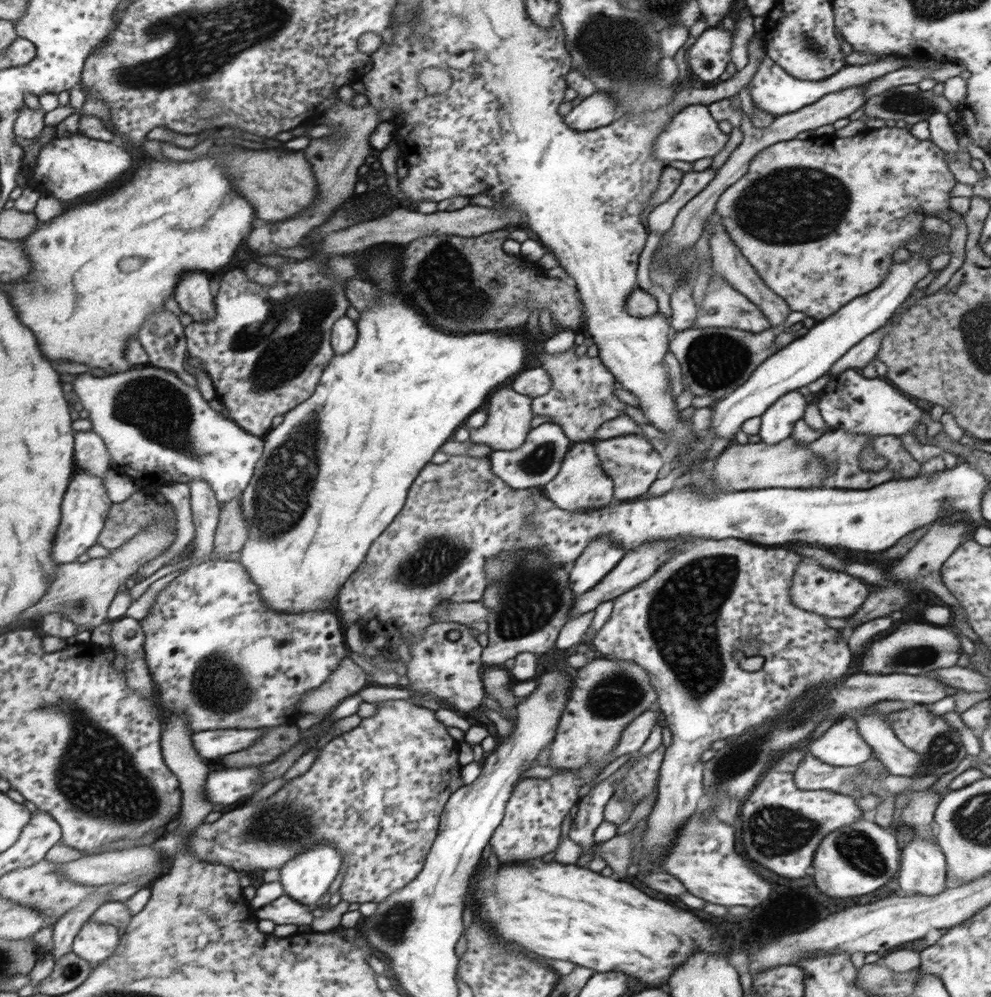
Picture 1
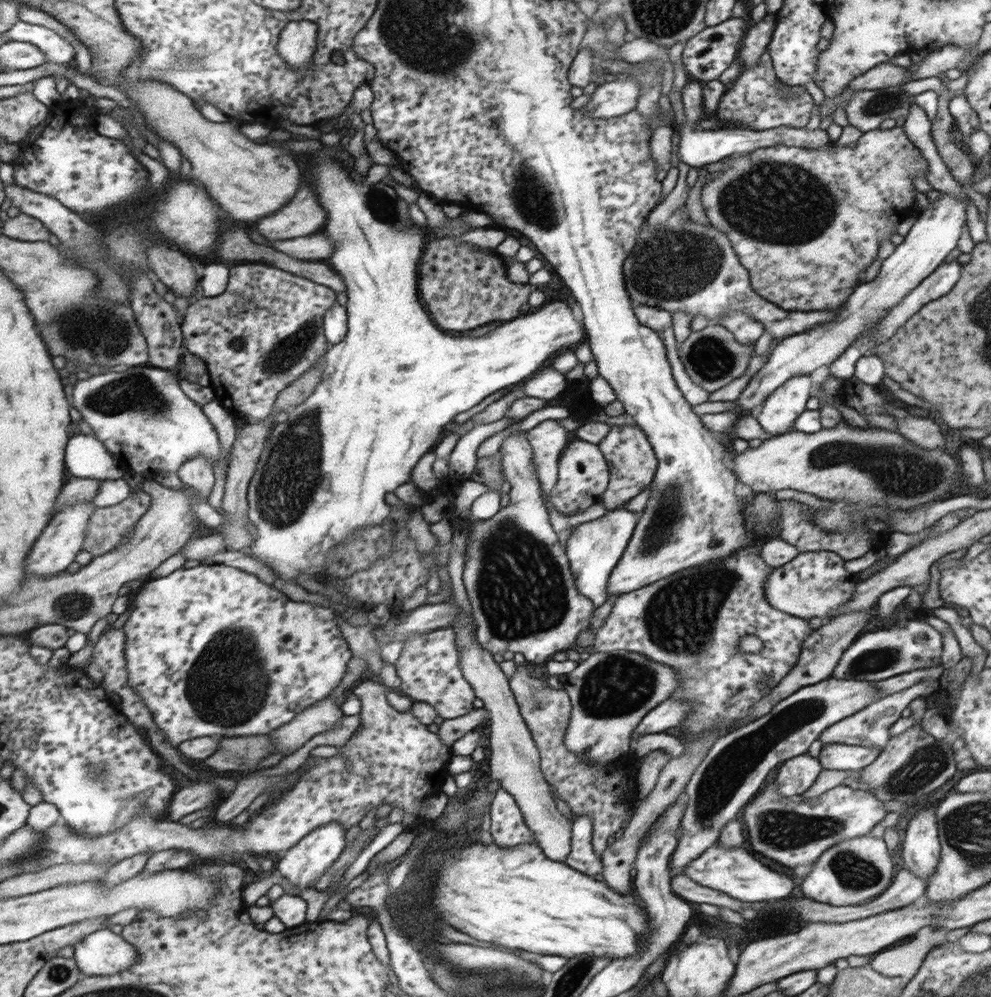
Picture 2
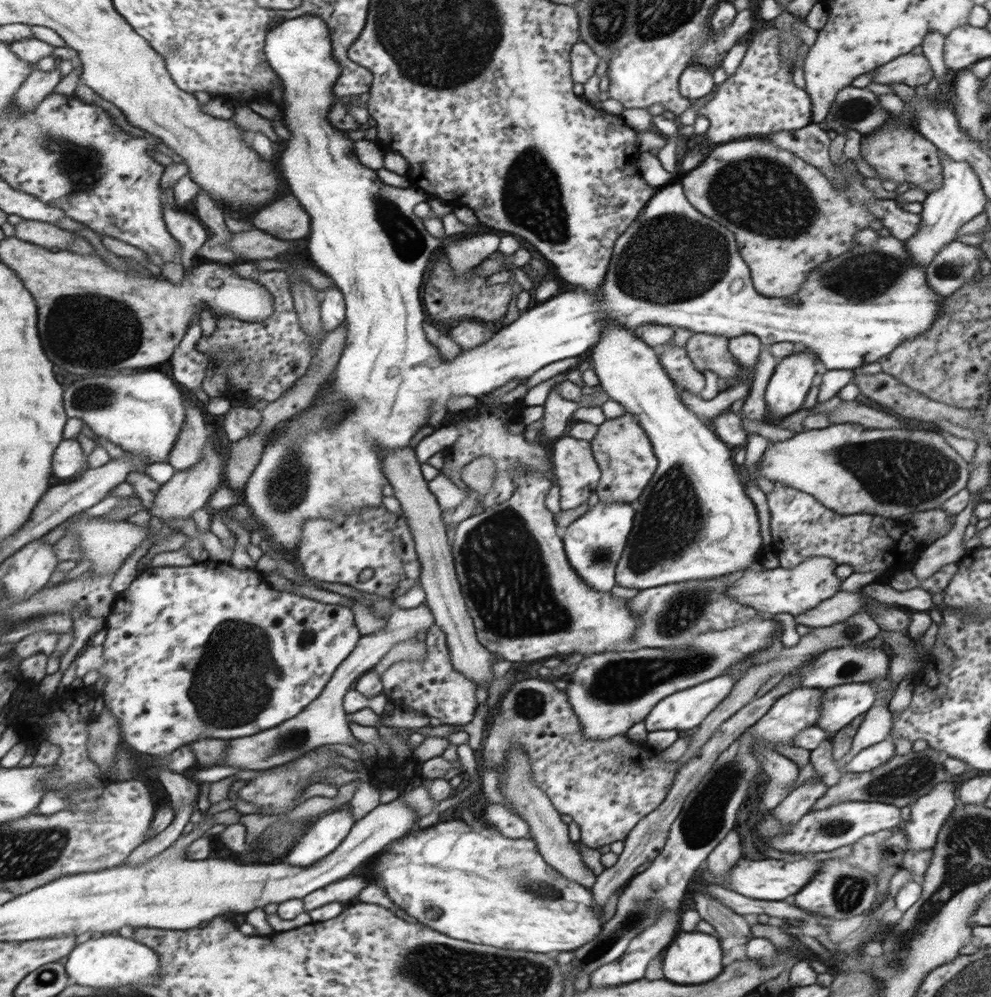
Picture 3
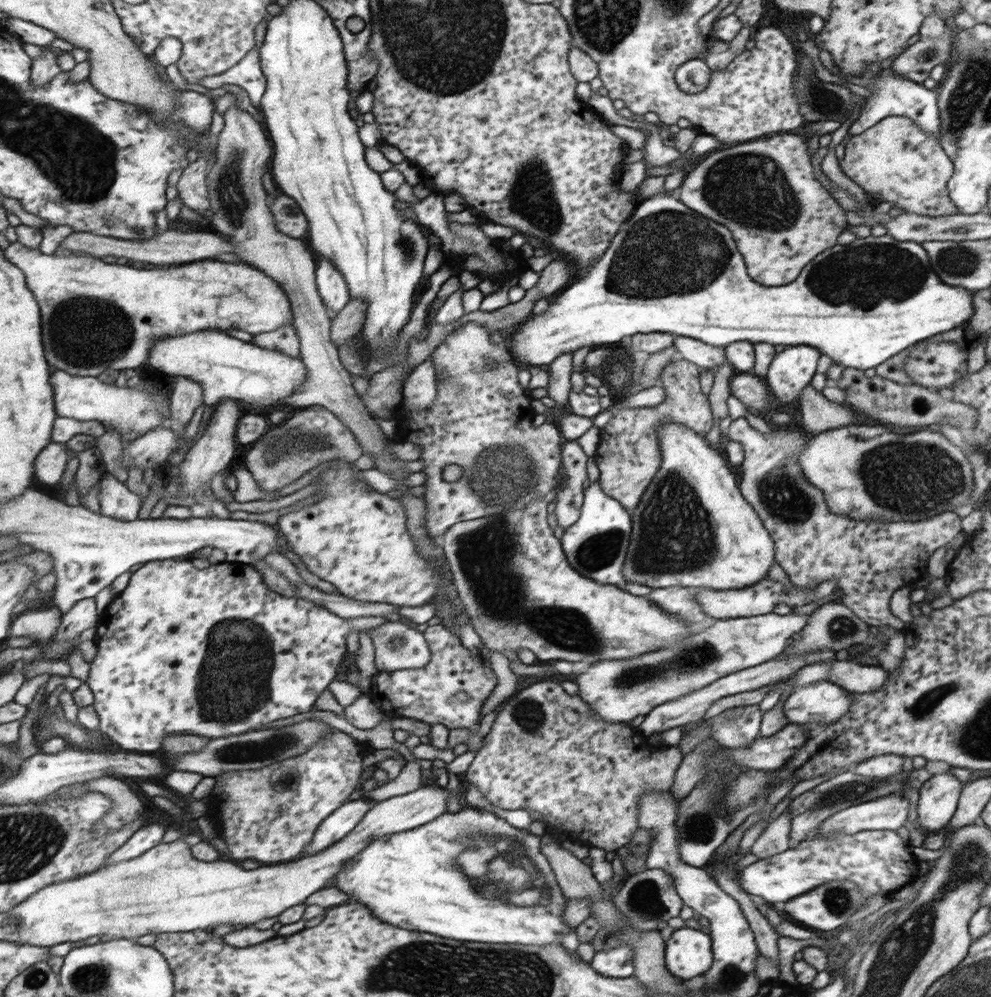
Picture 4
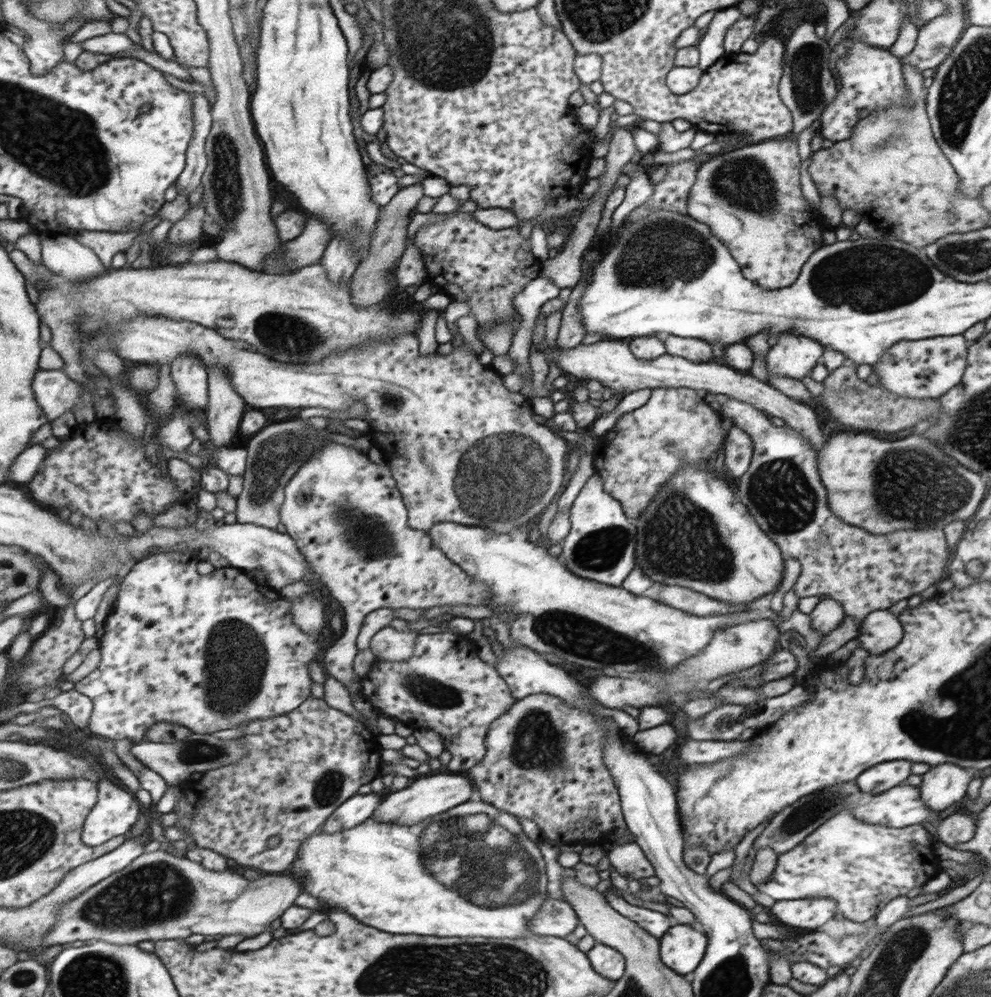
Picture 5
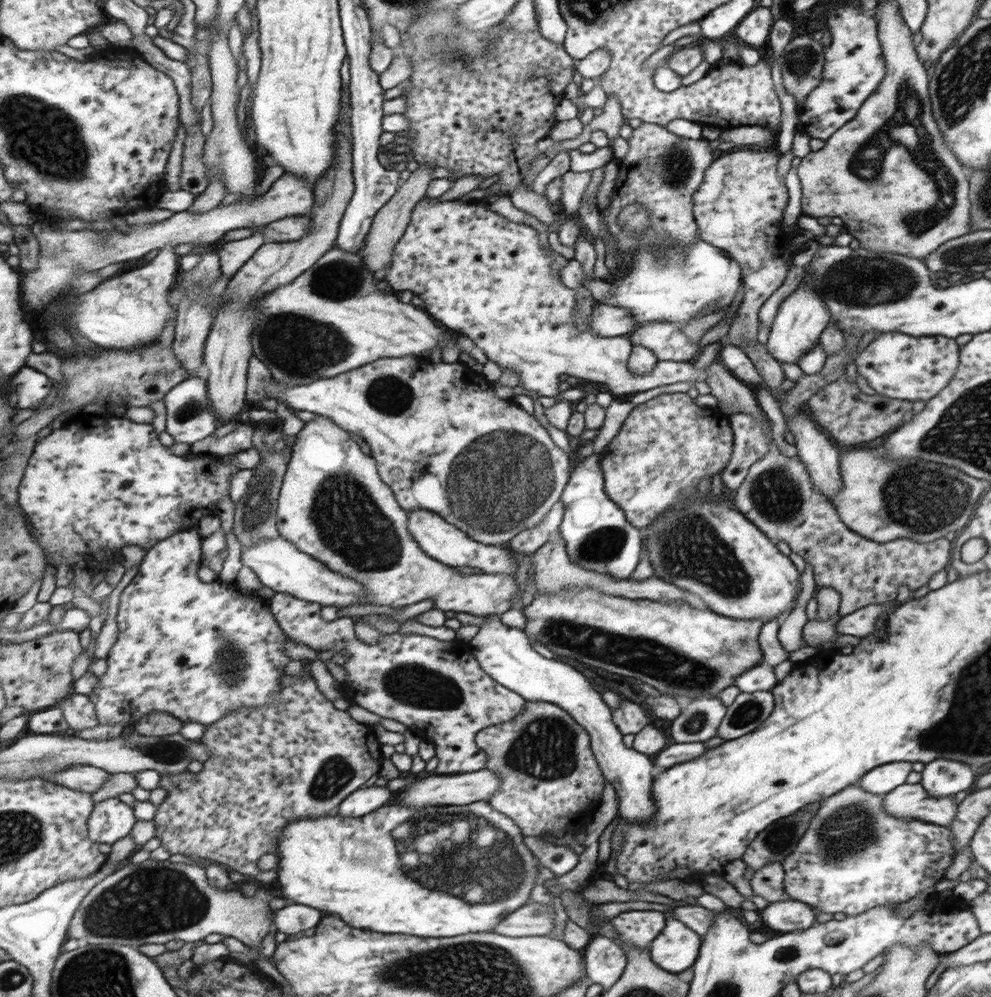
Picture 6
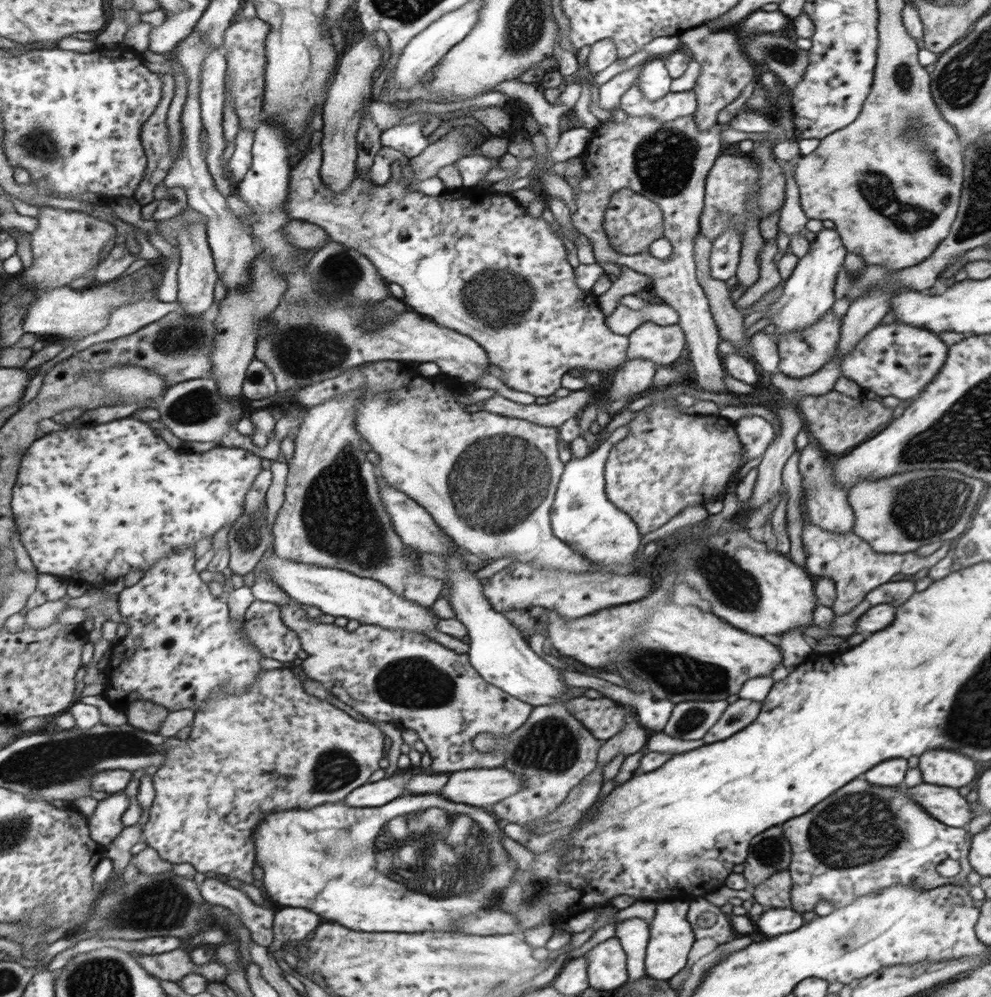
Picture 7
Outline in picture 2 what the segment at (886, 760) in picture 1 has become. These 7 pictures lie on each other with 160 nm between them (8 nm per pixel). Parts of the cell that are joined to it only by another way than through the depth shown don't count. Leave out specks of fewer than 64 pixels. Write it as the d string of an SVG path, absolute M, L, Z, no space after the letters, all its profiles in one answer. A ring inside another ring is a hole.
M935 680L933 682L919 682L919 684L913 684L913 686L904 688L900 692L881 697L872 704L865 706L863 710L859 710L859 712L844 720L840 720L836 725L832 725L826 729L820 734L819 742L822 745L827 744L827 742L839 742L839 744L858 745L881 751L882 748L887 746L889 726L900 718L902 710L913 699L917 697L927 698L929 695L935 693L938 688L940 688L940 684Z

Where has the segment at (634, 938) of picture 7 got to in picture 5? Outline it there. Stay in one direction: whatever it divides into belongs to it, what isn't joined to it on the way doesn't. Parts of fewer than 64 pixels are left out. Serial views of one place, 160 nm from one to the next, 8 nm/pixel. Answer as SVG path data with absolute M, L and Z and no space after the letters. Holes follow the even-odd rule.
M611 888L607 889L604 894L604 899L609 903L609 906L613 907L613 910L616 910L621 916L632 920L658 939L671 926L671 920L665 914L644 909L637 905L630 905L624 896L611 891Z

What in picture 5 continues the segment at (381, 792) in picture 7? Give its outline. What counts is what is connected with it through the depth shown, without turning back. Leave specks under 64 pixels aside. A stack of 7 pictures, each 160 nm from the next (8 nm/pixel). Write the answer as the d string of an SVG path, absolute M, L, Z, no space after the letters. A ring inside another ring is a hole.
M370 791L352 796L337 808L332 817L328 819L328 822L325 822L321 831L335 834L360 826L373 817L384 799L384 793L372 793Z

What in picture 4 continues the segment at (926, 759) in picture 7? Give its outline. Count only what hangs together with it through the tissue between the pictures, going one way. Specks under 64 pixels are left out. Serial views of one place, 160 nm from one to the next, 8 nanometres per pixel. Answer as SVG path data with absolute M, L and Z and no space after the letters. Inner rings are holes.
M945 771L929 777L918 788L918 801L915 806L917 818L915 826L923 831L923 834L933 834L947 828L951 812L958 805L960 798L961 782Z

